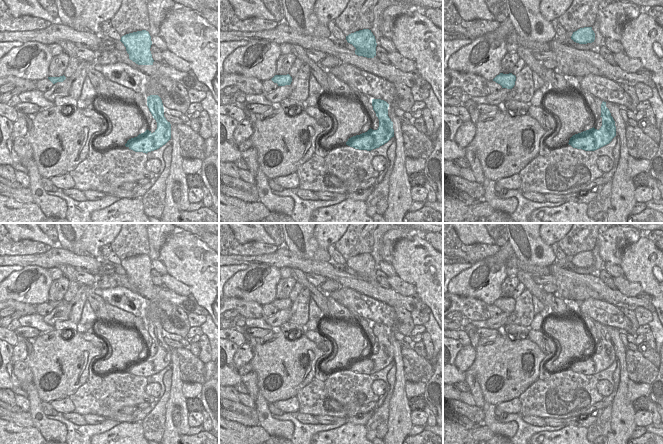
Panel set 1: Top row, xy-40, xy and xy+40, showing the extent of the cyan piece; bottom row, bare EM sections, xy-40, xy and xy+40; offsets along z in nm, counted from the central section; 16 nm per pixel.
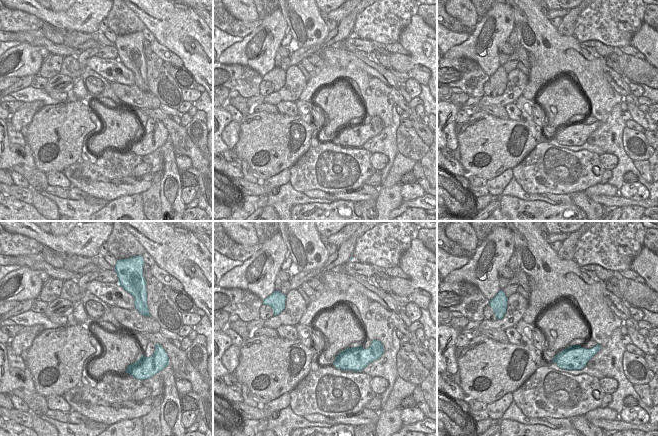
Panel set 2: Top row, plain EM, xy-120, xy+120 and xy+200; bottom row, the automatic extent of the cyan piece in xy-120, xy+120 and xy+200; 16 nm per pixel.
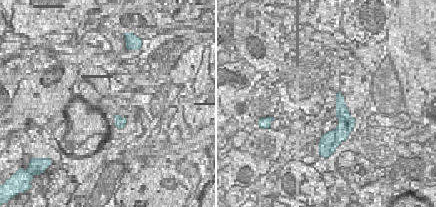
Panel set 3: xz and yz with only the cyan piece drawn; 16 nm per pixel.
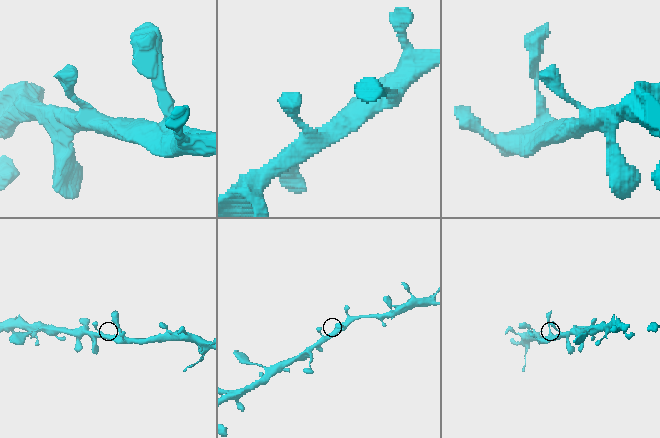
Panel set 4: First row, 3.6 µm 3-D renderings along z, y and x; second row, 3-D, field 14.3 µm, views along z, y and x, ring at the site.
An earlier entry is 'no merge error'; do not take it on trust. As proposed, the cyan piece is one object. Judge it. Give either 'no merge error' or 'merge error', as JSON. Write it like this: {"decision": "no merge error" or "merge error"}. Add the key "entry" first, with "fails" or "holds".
{"entry": "holds", "decision": "no merge error"}

